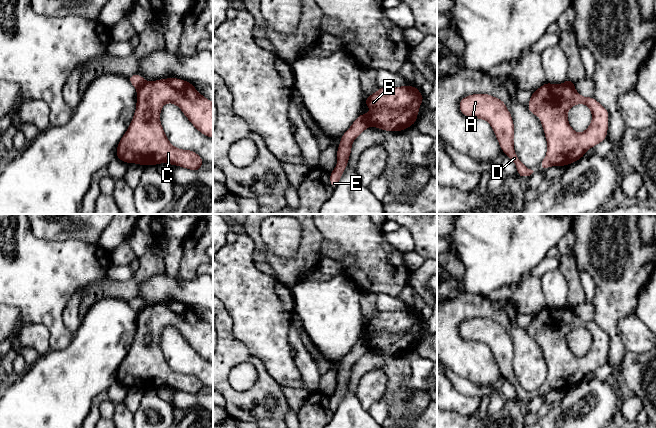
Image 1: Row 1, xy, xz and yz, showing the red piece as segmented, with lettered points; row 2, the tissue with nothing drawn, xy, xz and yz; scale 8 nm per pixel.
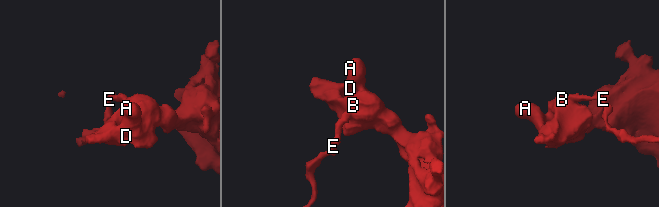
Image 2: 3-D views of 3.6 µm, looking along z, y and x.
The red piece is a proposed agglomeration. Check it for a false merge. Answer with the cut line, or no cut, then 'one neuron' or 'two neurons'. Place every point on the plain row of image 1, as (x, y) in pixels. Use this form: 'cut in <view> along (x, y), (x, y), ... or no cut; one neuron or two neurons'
cut in xz along (364, 339), (370, 349); two neurons

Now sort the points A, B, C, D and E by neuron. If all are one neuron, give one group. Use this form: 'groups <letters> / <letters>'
groups A B C D / E

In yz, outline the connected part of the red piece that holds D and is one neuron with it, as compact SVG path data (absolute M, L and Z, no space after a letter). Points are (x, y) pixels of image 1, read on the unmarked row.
M472 318L459 326L460 336L468 341L486 344L491 349L500 373L516 389L520 400L530 400L534 395L527 392L514 375L514 347L505 326L490 318Z

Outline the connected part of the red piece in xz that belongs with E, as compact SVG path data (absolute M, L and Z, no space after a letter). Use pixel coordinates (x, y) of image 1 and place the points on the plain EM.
M361 337L352 347L351 351L342 359L340 369L337 373L337 389L336 392L330 396L330 409L333 413L337 411L343 396L348 389L353 365L360 359L361 356L369 351L370 349L367 341Z

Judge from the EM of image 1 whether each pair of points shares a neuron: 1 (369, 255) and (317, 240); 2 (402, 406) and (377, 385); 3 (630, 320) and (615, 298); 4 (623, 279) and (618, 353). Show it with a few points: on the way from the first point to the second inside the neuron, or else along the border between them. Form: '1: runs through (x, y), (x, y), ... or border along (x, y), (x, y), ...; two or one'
1: border along (314, 224), (323, 238), (324, 256); two
2: border along (379, 368), (387, 377), (387, 387), (383, 395); two
3: border along (633, 308), (619, 319), (618, 330), (621, 337); two
4: runs through (615, 297), (612, 301), (612, 330), (614, 335); one

